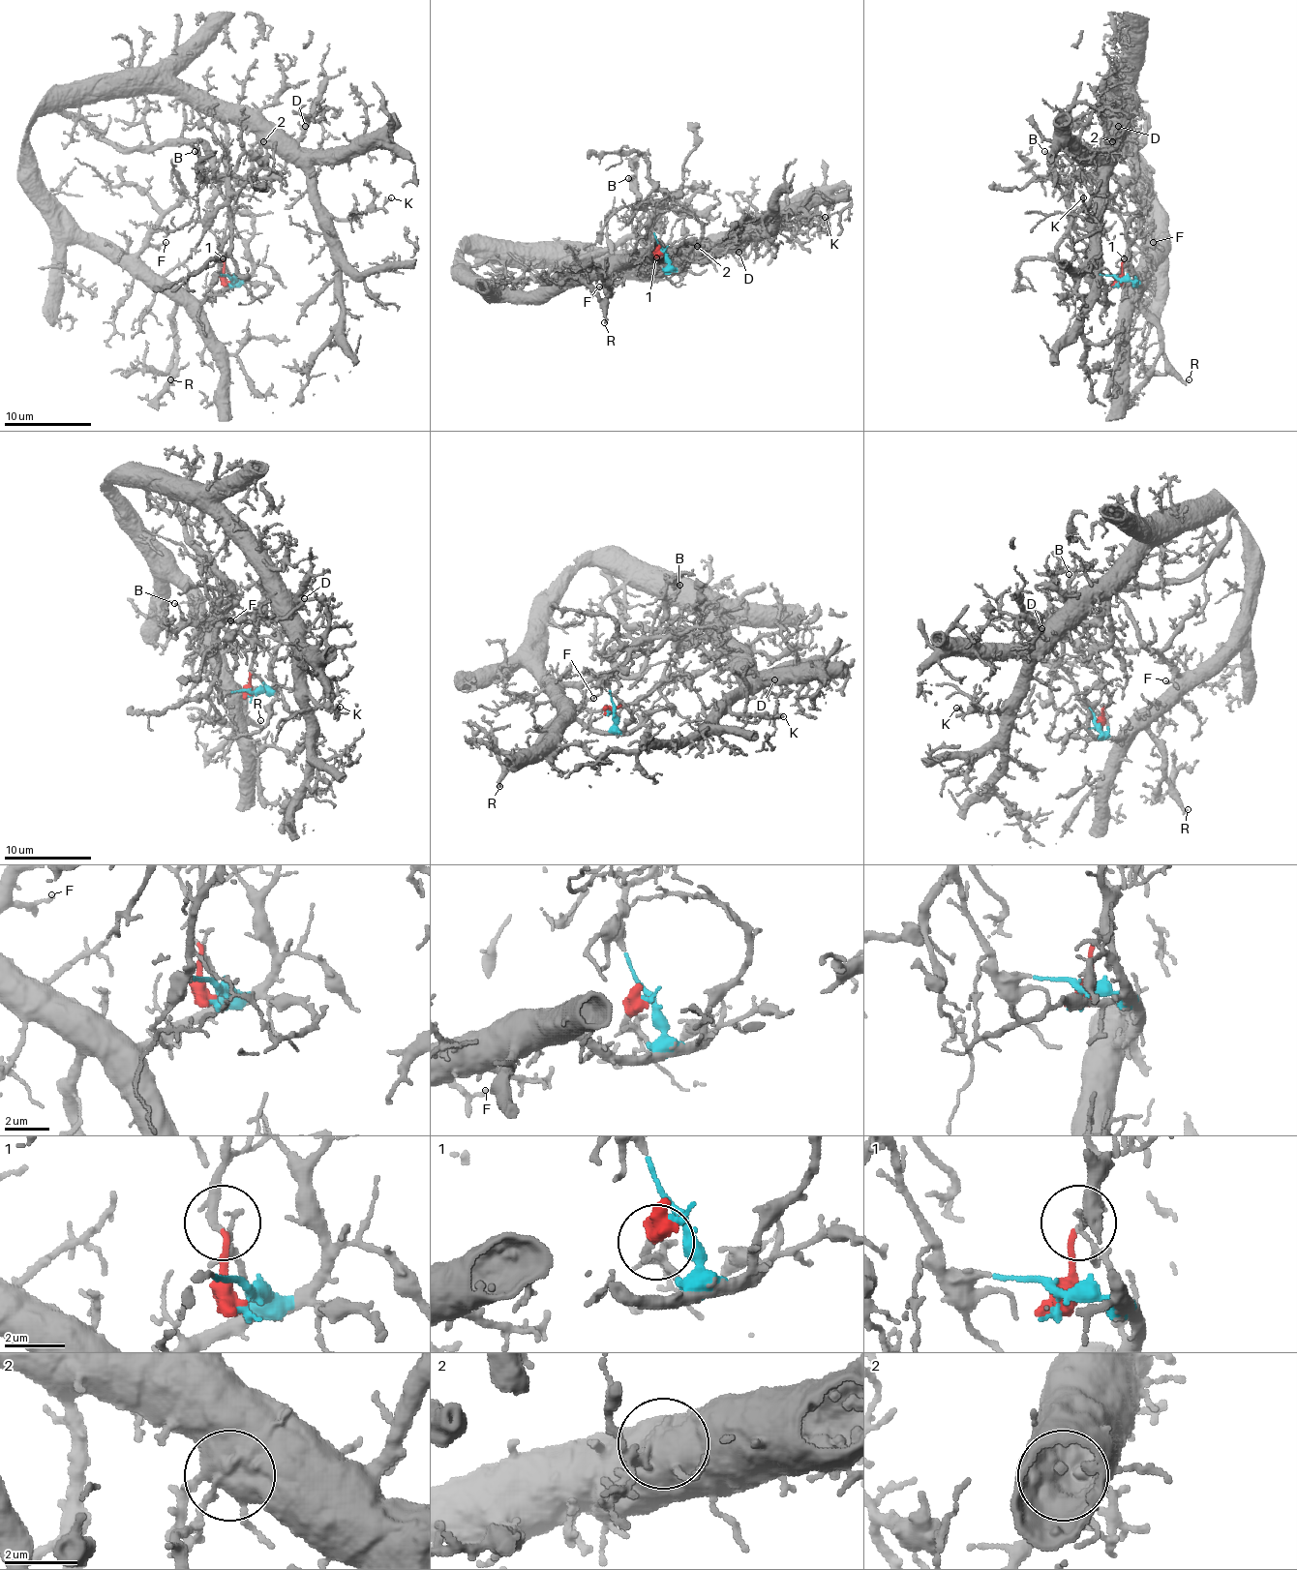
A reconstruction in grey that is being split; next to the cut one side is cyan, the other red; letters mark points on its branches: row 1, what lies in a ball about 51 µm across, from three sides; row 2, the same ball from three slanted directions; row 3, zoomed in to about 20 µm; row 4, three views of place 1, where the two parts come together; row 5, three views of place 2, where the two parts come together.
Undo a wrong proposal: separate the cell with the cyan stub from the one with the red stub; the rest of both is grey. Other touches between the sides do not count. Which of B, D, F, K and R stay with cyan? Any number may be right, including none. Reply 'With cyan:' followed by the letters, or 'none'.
With cyan: D, F, K, R

